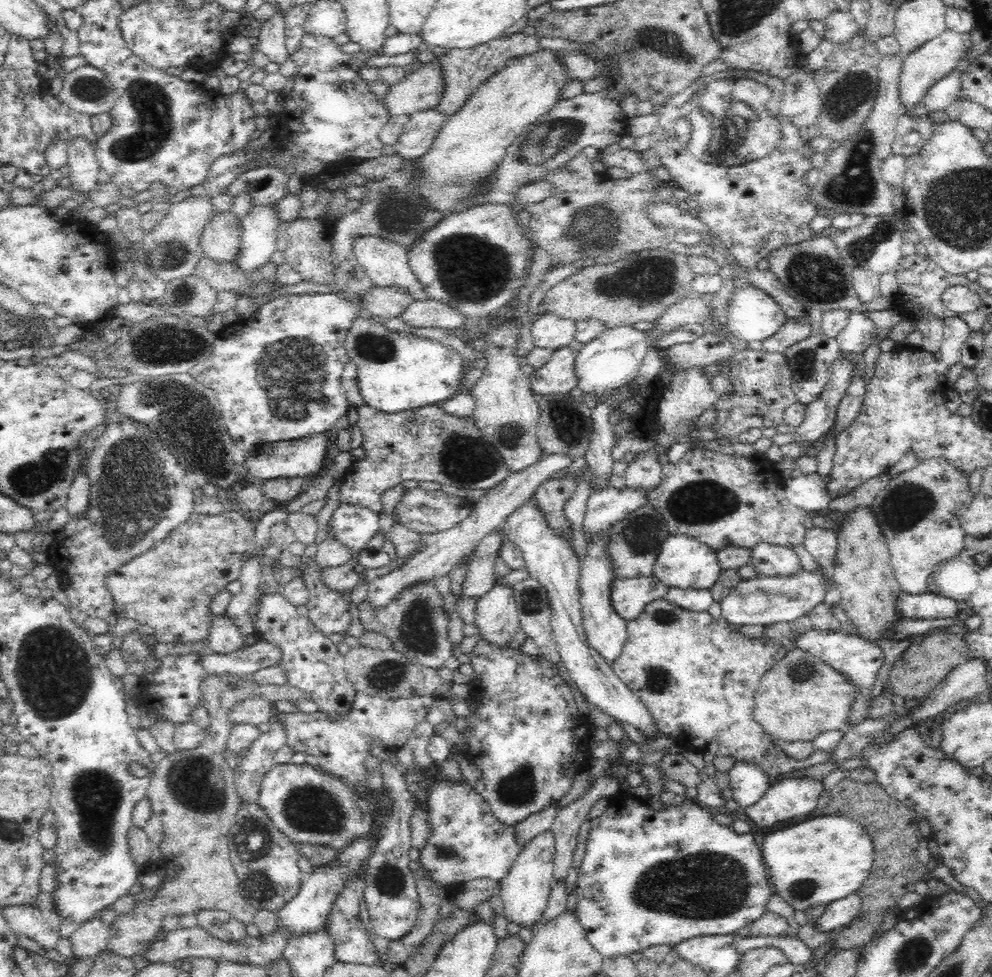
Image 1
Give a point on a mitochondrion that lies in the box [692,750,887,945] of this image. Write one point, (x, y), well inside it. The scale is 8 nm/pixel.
(805, 889)

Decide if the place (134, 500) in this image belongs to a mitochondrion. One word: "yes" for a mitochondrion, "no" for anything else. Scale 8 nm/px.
yes

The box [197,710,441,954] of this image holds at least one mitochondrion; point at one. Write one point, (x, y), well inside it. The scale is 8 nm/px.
(253, 841)

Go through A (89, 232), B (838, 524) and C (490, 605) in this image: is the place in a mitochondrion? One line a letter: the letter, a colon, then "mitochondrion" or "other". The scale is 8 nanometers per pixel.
A: other
B: other
C: other

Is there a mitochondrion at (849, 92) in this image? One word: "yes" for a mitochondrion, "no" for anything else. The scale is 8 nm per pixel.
yes

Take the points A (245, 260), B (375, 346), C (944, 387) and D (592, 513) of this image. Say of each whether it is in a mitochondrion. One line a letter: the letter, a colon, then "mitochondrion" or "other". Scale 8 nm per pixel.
A: other
B: mitochondrion
C: other
D: other

